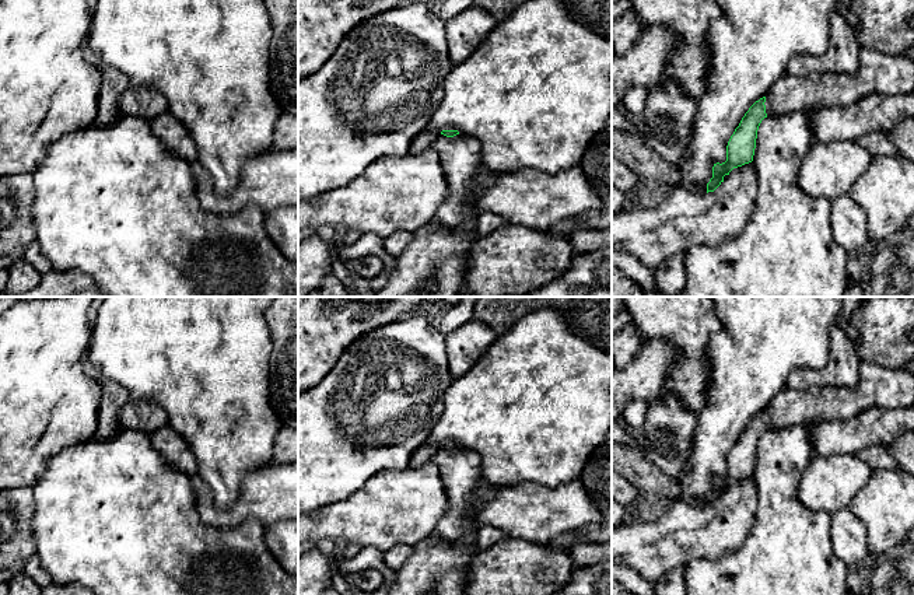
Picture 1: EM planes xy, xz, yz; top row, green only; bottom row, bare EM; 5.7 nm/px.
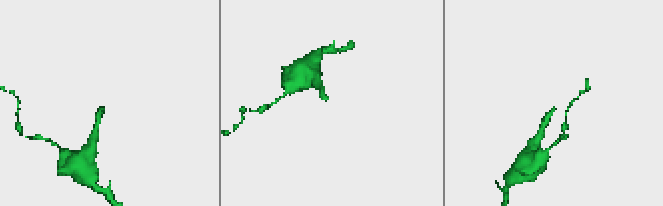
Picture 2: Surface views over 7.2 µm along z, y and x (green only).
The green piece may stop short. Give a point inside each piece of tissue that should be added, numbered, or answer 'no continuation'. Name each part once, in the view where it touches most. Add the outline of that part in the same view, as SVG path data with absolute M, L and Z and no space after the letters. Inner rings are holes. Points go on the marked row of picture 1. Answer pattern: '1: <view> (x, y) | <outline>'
1: xz (459, 156) | M440 133L433 147L440 154L448 182L447 200L437 210L434 220L448 230L458 230L465 225L477 232L477 225L470 223L473 214L466 200L470 181L480 164L480 143L469 134L459 133L447 137Z

